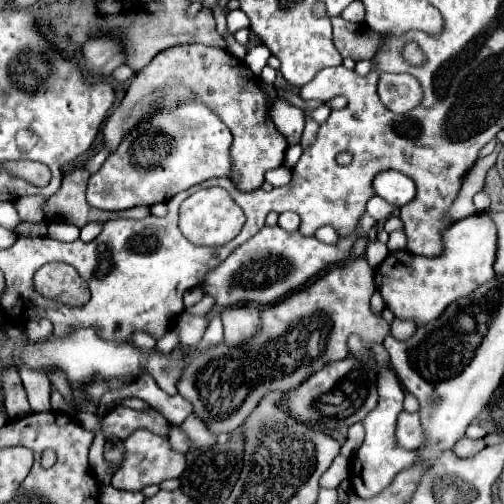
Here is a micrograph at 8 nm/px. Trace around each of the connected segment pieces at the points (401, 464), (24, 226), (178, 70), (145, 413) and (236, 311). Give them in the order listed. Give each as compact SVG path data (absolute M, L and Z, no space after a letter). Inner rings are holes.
M373 344L371 346L377 362L381 364L381 372L379 372L379 402L375 406L373 412L369 412L369 416L365 416L363 430L365 430L365 440L361 444L361 448L357 450L357 456L353 460L353 468L351 468L351 486L355 490L357 496L361 498L371 498L377 496L379 490L385 490L393 478L397 476L399 470L409 468L413 462L417 462L417 452L415 450L403 450L395 444L395 424L397 424L397 416L403 410L403 390L401 384L395 376L395 372L387 366L389 362L389 354L381 344ZM363 468L365 468L365 478L363 478Z
M21 222L15 228L17 236L25 236L25 238L37 238L37 236L47 236L47 224L29 224L29 222Z
M203 44L175 46L175 48L169 48L169 50L163 50L151 60L149 66L145 66L143 70L137 72L137 76L133 78L125 98L113 110L113 114L107 118L107 124L103 128L107 152L109 154L115 152L115 148L121 144L125 132L131 132L135 128L135 124L141 124L141 120L149 120L149 116L153 112L157 112L157 108L171 108L173 104L181 104L181 100L191 100L191 98L205 102L205 106L209 106L229 126L229 130L233 134L233 150L231 150L233 176L231 176L231 180L235 182L235 186L241 192L251 192L251 190L261 188L265 172L273 170L273 168L279 168L283 164L285 150L287 150L287 140L275 128L275 124L267 118L265 92L259 86L259 78L255 78L255 74L247 68L247 64L243 60L237 60L235 56L231 56L227 50L219 50L219 48L211 48L211 46L203 46Z
M117 406L101 418L101 432L105 440L107 438L125 440L139 428L145 428L157 436L165 436L165 438L169 436L169 422L153 408L131 410L131 408Z
M257 304L245 306L231 306L221 312L223 326L225 326L225 344L227 346L241 346L249 336L255 336L261 330L261 318Z

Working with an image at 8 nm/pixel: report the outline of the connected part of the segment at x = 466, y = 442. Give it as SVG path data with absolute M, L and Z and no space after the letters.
M465 436L463 440L457 442L457 446L455 446L453 452L455 452L457 456L463 456L463 458L465 458L465 456L473 456L473 454L477 454L477 452L483 450L483 448L485 448L485 442L483 442L483 440L471 440L471 438Z

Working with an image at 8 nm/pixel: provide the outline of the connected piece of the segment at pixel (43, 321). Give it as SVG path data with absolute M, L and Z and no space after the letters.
M33 318L31 322L27 322L25 332L33 342L39 342L39 340L45 340L53 334L53 324L47 318L39 318L39 320Z

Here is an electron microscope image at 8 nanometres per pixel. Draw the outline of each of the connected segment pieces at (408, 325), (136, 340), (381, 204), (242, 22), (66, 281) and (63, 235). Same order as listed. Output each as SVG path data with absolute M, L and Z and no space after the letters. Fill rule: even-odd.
M395 318L391 322L391 334L397 338L397 340L409 340L409 336L413 336L415 332L415 322L413 320L401 320L401 318Z
M135 331L132 335L133 344L141 350L149 350L154 348L157 340L155 340L151 335L142 331Z
M375 196L375 198L371 198L371 200L367 202L367 212L369 212L369 216L373 216L373 220L387 220L387 218L391 216L394 208L393 205L387 204L387 202L385 202L383 198L379 198L379 196ZM369 208L375 210L375 212L369 212ZM375 214L379 214L379 216L375 216Z
M236 9L230 12L231 13L226 16L228 33L234 34L237 30L240 30L241 28L250 27L250 21L242 10Z
M45 264L37 272L37 290L69 306L83 306L89 300L89 286L69 264Z
M49 224L49 238L61 242L73 242L79 238L79 228L73 224Z

